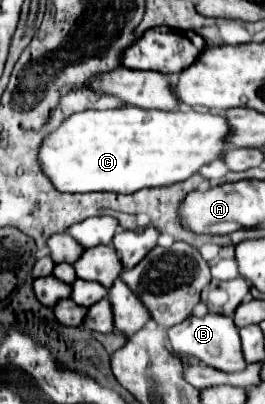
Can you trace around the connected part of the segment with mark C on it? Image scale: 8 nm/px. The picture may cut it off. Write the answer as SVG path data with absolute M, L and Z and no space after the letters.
M126 107L118 111L84 111L68 117L42 145L40 163L48 179L58 191L88 193L112 191L134 193L144 187L164 187L190 179L200 167L222 159L228 149L230 125L224 115L198 113L198 111L148 111L140 107Z

